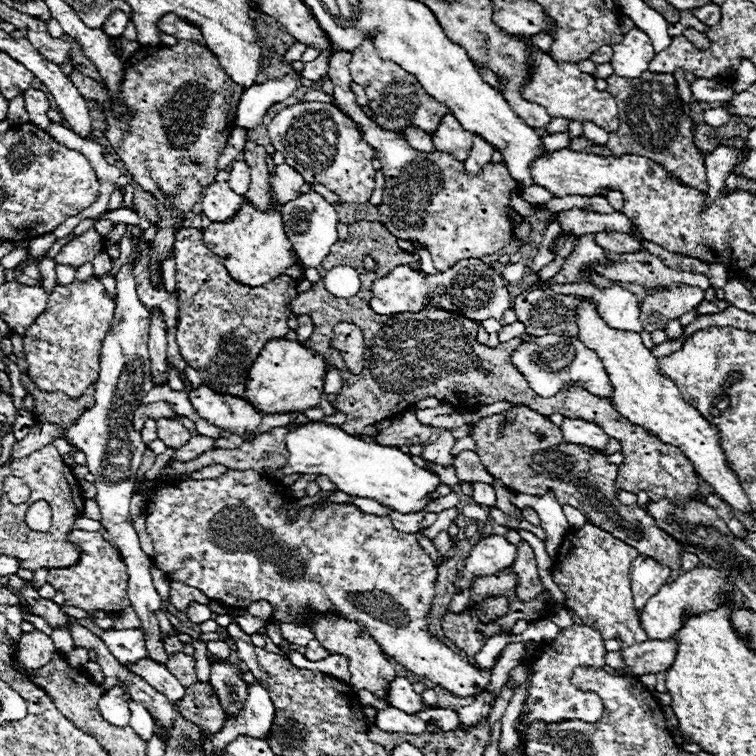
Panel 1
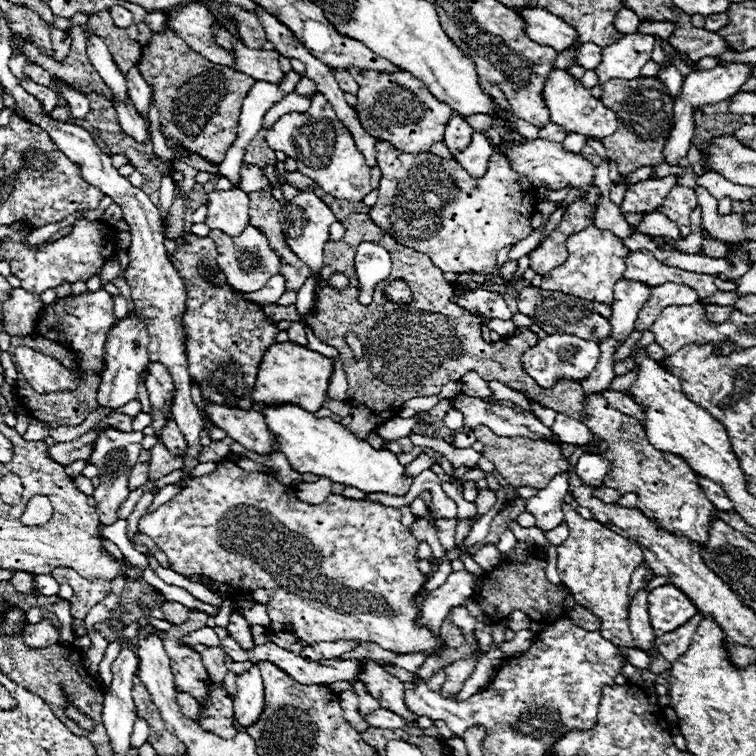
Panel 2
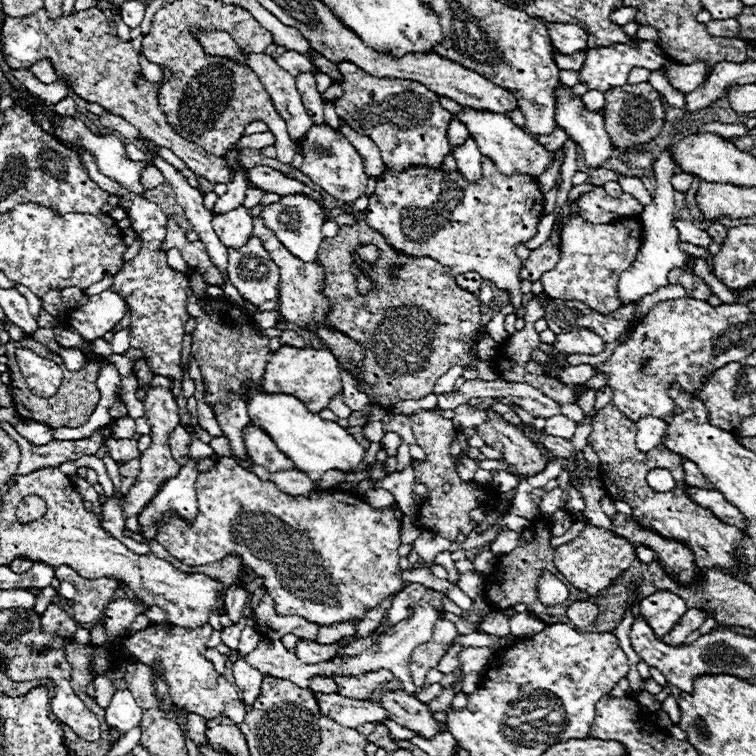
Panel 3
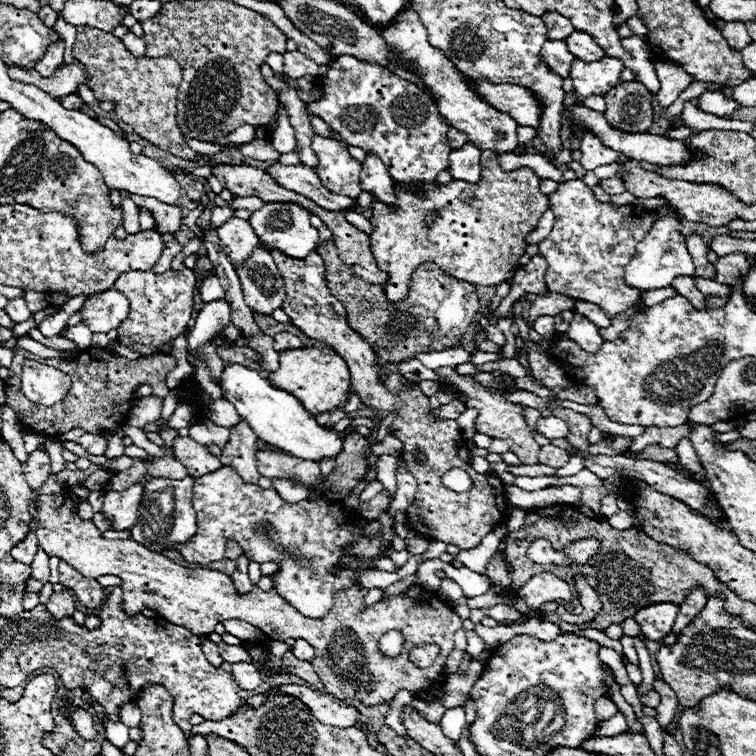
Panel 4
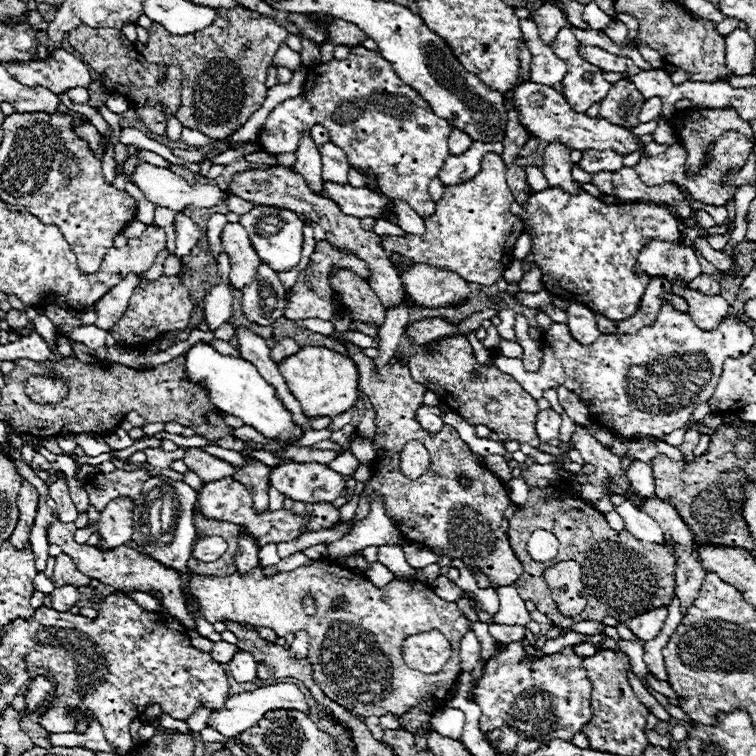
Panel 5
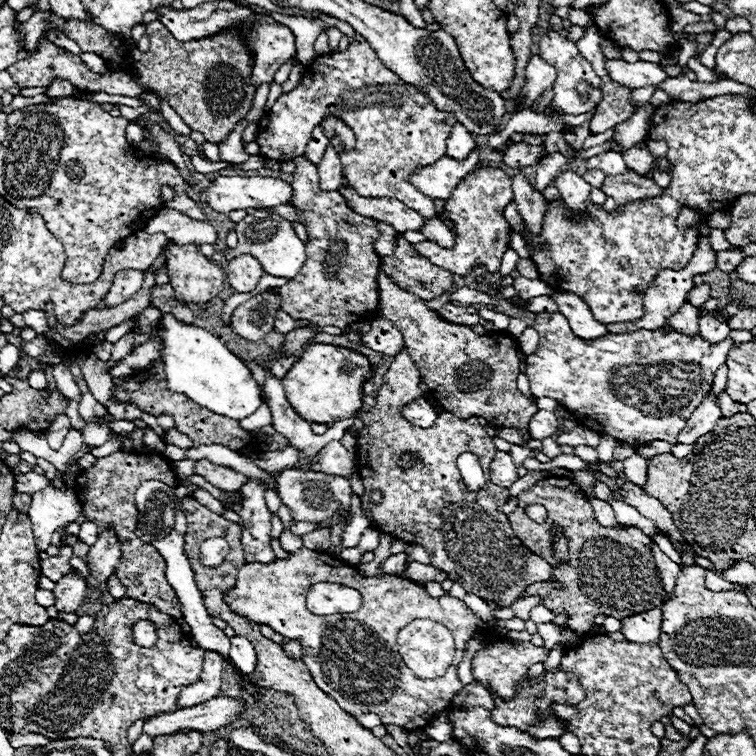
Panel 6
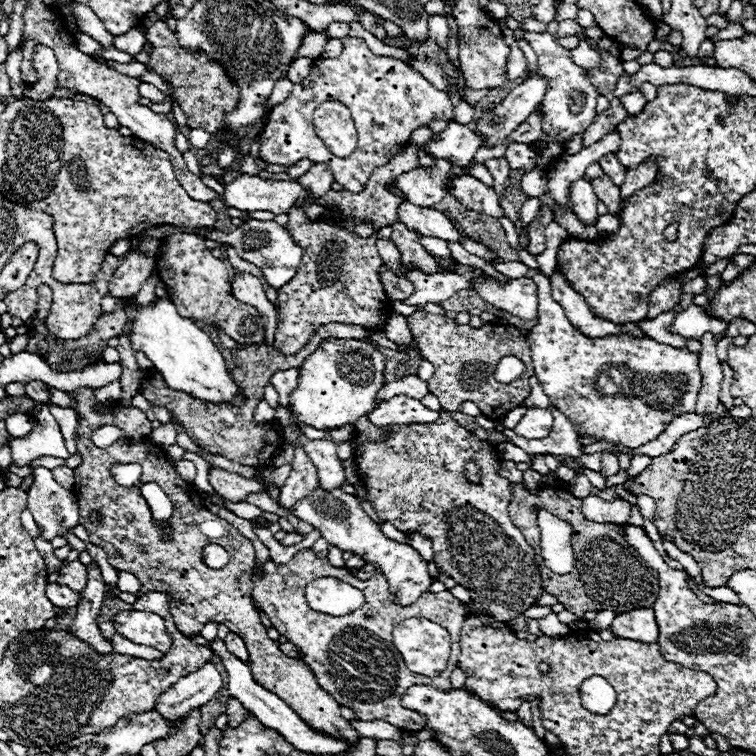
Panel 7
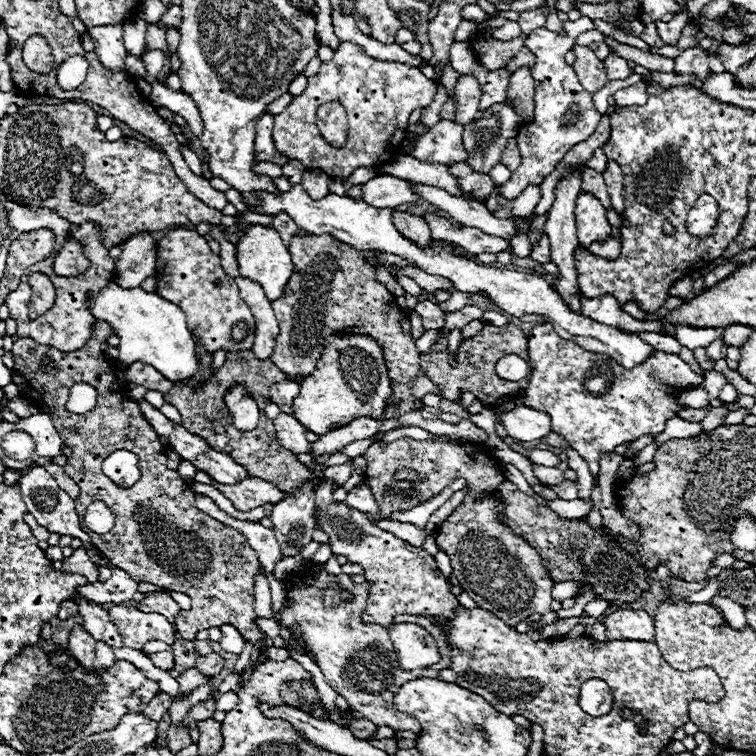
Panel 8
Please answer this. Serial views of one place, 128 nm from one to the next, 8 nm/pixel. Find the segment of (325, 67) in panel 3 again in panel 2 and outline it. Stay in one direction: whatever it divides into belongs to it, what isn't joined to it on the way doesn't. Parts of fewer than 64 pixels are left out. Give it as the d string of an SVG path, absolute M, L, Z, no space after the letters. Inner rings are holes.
M332 70L332 72L334 72L334 78L342 86L344 92L348 92L348 94L356 94L358 92L358 86L356 86L354 78L348 74L348 70Z

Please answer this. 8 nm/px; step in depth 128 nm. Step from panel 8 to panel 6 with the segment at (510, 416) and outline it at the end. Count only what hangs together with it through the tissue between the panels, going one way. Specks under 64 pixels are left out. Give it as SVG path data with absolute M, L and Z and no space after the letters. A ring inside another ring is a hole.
M538 410L528 422L528 434L534 440L544 440L556 434L558 428L560 428L560 420L556 418L554 412L548 412L548 410Z

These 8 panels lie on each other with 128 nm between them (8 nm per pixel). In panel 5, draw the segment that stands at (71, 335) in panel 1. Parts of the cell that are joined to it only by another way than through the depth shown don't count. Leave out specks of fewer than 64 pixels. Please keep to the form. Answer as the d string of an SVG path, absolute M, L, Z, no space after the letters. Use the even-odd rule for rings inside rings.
M128 274L126 278L120 280L120 284L116 284L108 294L104 294L94 310L98 310L98 320L96 326L110 330L110 326L114 326L114 322L118 322L118 318L122 318L126 306L130 304L130 298L134 294L134 288L140 284L138 274ZM32 376L26 382L26 392L34 398L34 402L54 404L54 402L60 402L66 396L66 384L62 380Z

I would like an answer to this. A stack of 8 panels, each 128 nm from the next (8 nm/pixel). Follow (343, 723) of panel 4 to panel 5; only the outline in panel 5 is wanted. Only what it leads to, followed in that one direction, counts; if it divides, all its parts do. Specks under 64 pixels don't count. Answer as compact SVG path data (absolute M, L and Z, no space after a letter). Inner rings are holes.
M274 684L274 686L264 686L254 692L242 692L242 694L232 694L226 698L222 710L212 710L208 718L208 726L220 732L222 736L236 736L248 728L252 728L266 712L270 710L300 710L308 714L308 704L304 694L298 690L294 684Z

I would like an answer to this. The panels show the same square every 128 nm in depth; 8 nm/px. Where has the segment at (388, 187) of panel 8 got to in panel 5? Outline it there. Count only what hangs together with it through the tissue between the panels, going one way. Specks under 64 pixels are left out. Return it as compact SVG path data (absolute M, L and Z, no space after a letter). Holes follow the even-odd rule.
M472 142L470 150L466 150L466 154L446 158L446 164L438 172L438 178L444 186L454 186L454 184L466 182L466 180L474 178L474 174L478 174L486 152L502 154L502 150L504 148L501 142Z

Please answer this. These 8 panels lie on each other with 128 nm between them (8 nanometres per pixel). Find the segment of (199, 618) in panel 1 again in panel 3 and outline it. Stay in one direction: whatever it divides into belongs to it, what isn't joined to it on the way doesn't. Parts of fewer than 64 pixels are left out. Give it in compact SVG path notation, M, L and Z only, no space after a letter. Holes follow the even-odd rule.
M150 624L148 628L142 628L134 634L120 638L118 642L110 644L108 652L110 652L112 664L120 662L120 658L122 658L122 662L134 660L134 662L142 662L142 664L154 668L154 664L160 662L160 666L164 670L164 680L170 686L170 696L174 698L174 704L180 710L200 714L204 720L224 714L234 724L240 724L246 714L246 706L244 706L238 690L224 676L220 676L214 670L214 666L204 658L206 642L208 642L210 634L212 634L210 624L206 624L198 630L188 630L188 628L180 628L180 626L172 626L172 624L166 624L166 626Z

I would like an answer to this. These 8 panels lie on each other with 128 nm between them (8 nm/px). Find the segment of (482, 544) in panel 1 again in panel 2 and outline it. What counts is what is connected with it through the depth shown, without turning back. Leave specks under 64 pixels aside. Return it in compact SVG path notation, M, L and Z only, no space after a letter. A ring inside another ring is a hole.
M488 544L488 546L482 546L482 548L474 554L474 560L476 560L482 568L486 568L486 572L490 572L490 570L494 570L496 566L500 566L502 560L506 560L506 556L502 556L502 554L496 550L494 544ZM466 570L450 572L446 582L426 596L426 600L420 606L420 616L416 622L422 628L428 628L434 636L438 636L440 624L450 614L450 610L454 606L460 606L460 602L472 594L470 582L472 582L472 576Z

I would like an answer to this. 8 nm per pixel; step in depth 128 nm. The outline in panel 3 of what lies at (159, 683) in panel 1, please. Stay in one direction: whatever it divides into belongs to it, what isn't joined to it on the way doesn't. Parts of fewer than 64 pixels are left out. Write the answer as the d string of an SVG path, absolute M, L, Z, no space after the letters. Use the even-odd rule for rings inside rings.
M188 714L188 724L184 728L186 728L188 736L192 738L192 742L196 746L200 746L202 742L206 742L206 734L204 734L206 732L206 720L200 718L198 714Z

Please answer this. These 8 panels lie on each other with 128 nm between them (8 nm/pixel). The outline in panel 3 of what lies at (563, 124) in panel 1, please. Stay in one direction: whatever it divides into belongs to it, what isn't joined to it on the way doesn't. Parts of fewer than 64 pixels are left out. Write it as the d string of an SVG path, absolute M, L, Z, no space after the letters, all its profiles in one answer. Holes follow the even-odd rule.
M556 128L552 134L548 136L534 136L536 142L540 142L546 150L558 150L566 140L568 140L568 134L562 130L562 128Z

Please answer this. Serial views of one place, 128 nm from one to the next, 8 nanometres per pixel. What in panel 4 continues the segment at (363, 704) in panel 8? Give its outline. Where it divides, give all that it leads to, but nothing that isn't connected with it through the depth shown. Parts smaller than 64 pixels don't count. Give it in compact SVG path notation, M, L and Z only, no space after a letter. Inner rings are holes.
M91 464L90 468L85 471L75 470L70 471L64 469L56 474L57 480L63 485L60 486L54 478L54 474L48 478L48 482L44 484L44 488L40 490L38 496L38 528L36 528L36 536L38 536L38 546L46 550L48 556L58 556L66 562L70 562L70 566L74 566L80 574L86 574L86 578L98 578L98 576L118 576L122 578L123 605L122 610L128 614L136 614L140 612L144 606L158 610L158 614L162 618L166 618L168 622L174 622L176 626L186 626L186 630L194 632L194 634L210 634L214 632L214 626L218 622L224 620L244 620L250 622L252 626L258 626L264 634L268 634L272 640L285 641L288 638L304 638L316 652L314 652L314 672L318 674L318 678L324 684L324 692L330 696L336 696L338 700L354 700L360 702L364 706L376 706L376 704L384 704L388 700L392 700L396 696L398 690L406 688L410 690L414 696L432 690L436 684L440 684L440 676L444 670L444 662L450 656L450 652L454 650L454 632L462 628L462 618L456 616L456 612L442 600L438 598L434 592L426 592L418 586L408 588L406 592L380 600L372 606L364 604L364 594L366 588L362 586L350 586L350 588L342 588L334 594L334 606L330 608L330 612L324 618L312 620L302 616L294 606L290 606L282 596L276 596L276 590L260 590L256 584L252 586L250 592L246 594L238 594L238 590L234 588L234 582L230 576L218 572L218 570L192 570L192 568L184 568L176 562L172 562L170 558L152 552L144 546L140 546L134 540L106 540L100 536L100 530L92 524L92 520L82 522L80 516L76 514L78 504L74 502L74 496L67 487L75 485L80 481L85 480L90 474L98 469L103 469L100 465ZM390 630L400 630L404 634L404 648L406 652L402 652L398 658L386 658L380 654L378 650L378 642L380 638L390 632ZM416 642L434 642L440 646L440 656L434 660L432 668L420 670L416 668L410 660L408 660L408 650L412 644Z

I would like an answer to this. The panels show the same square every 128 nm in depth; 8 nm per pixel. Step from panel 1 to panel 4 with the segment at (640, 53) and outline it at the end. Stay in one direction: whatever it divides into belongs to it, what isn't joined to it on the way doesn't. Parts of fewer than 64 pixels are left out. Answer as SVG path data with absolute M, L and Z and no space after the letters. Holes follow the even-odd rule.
M574 58L570 68L570 78L574 82L574 92L578 102L584 102L592 94L602 94L620 84L620 72L624 70L622 60L602 58L602 62L582 62Z

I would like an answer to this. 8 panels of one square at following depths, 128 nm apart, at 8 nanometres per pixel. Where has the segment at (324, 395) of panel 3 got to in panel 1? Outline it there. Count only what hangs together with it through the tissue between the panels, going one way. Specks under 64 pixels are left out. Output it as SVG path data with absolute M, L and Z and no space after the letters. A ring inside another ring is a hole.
M270 340L262 354L254 360L254 366L250 368L248 380L246 380L246 400L264 414L278 414L278 412L304 412L308 408L316 408L322 400L322 388L324 388L324 376L326 376L326 360L302 346L294 340Z

